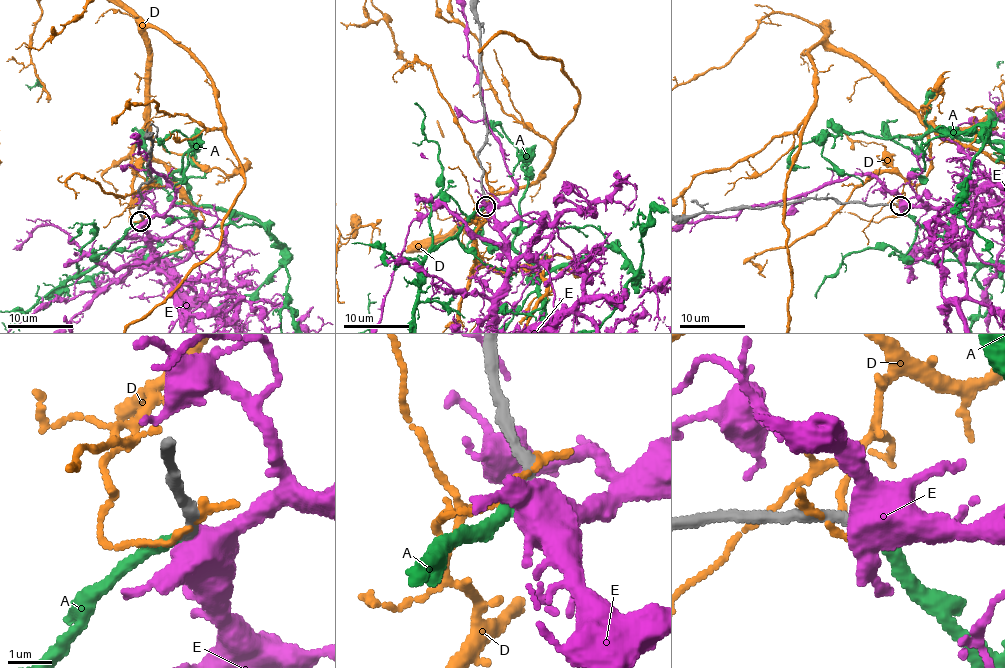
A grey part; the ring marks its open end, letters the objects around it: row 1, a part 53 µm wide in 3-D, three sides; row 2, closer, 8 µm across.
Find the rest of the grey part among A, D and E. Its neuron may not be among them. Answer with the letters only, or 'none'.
A

